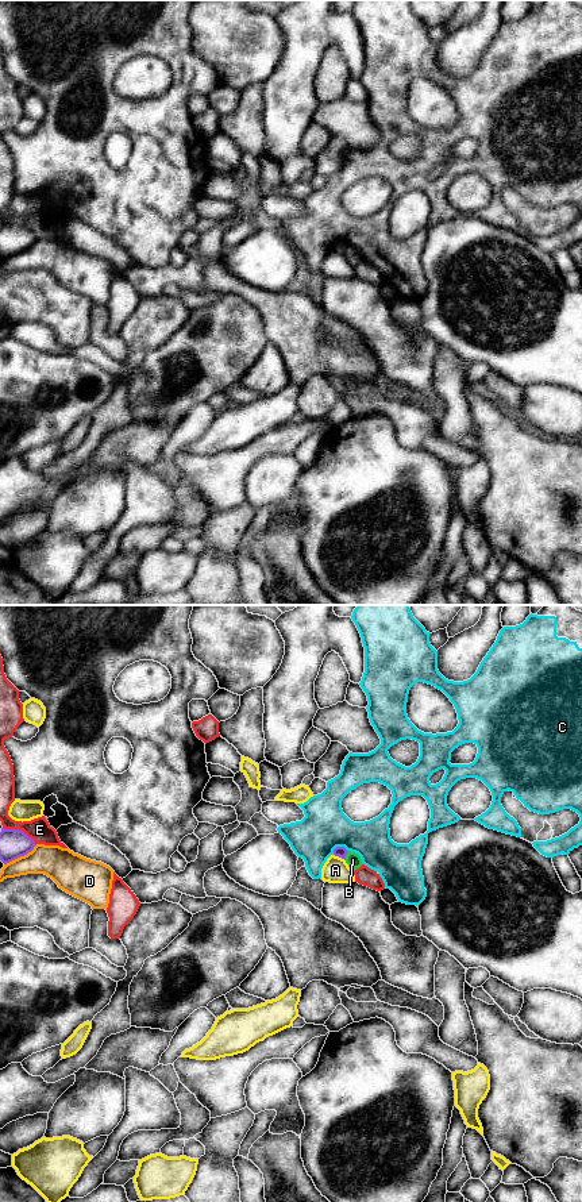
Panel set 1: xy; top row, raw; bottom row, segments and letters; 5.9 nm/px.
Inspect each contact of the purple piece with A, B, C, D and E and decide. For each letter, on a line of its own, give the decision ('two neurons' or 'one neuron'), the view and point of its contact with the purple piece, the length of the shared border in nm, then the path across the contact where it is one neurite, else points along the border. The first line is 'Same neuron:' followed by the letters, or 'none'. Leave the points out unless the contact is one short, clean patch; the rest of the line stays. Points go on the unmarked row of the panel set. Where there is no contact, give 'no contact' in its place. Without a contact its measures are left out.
Same neuron: none
A: two neurons; meets purple in xy at (339, 251); contact 70 nm long
B: two neurons; meets purple in xy at (346, 249); contact 60 nm long; border along xy (349, 246), (345, 254)
C: two neurons; meets purple in xy at (338, 242); contact 100 nm long
D: two neurons; meets purple in xy at (20, 250); contact 240 nm long
E: two neurons; meets purple in xy at (20, 226); contact 220 nm long

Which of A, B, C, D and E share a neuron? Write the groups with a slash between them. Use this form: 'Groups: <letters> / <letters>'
Groups: A / B / C / D / E

